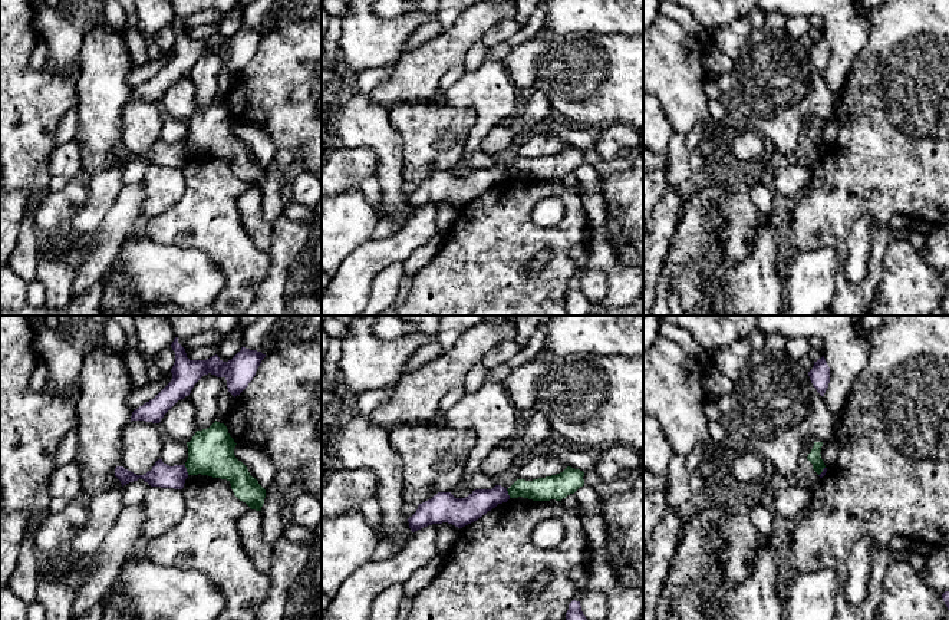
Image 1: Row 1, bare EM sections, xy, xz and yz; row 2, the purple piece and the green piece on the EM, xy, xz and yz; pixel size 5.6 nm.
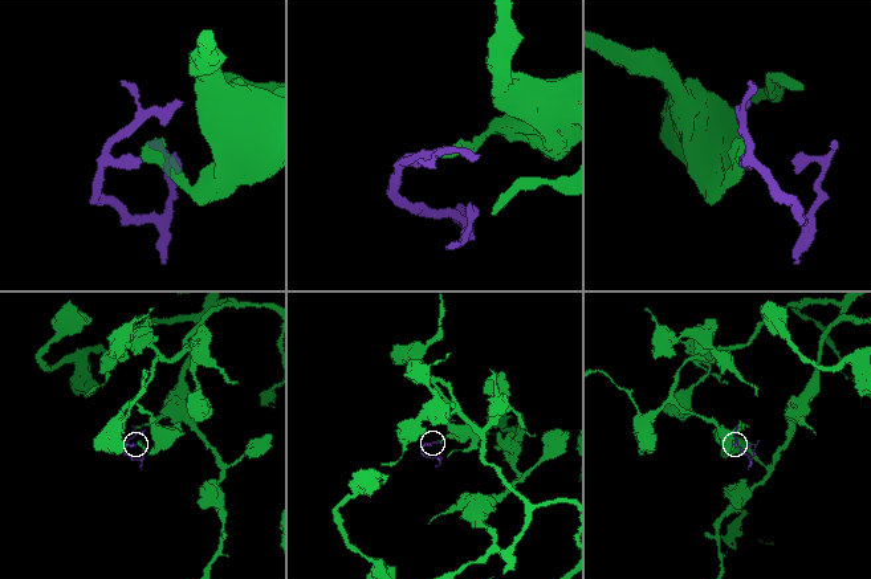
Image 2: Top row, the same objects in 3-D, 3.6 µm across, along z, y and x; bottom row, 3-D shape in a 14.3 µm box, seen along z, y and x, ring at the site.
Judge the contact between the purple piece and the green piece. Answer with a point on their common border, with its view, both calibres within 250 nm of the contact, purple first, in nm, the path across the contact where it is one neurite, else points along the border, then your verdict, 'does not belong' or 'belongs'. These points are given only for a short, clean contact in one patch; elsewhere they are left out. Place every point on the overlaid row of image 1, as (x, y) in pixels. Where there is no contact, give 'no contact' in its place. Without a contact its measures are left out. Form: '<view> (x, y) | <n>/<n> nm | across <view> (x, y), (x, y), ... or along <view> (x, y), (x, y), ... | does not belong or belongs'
xy (185, 470) | 130/260 nm | along xy (184, 465), (188, 474) | does not belong

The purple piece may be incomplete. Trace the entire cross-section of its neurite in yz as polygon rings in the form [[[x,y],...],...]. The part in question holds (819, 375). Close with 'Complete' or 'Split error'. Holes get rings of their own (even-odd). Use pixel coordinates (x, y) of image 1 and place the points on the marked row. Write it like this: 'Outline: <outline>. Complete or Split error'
Outline: [[[824,356],[821,359],[818,359],[817,362],[814,362],[813,369],[808,372],[810,380],[813,383],[813,386],[817,389],[817,392],[824,396],[828,383],[830,383],[830,367],[824,359]]]. Complete

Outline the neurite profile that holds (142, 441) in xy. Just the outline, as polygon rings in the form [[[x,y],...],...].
[[[129,422],[122,432],[122,466],[136,475],[146,474],[161,458],[164,441],[158,423]]]

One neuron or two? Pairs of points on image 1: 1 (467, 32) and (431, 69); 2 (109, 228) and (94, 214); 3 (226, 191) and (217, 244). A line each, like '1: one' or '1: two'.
1: one
2: two
3: one

